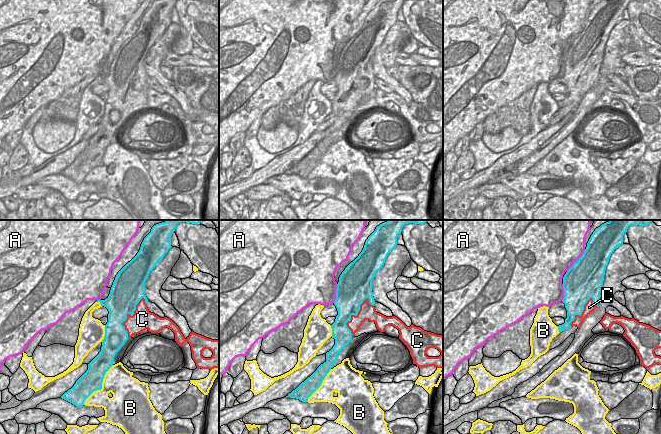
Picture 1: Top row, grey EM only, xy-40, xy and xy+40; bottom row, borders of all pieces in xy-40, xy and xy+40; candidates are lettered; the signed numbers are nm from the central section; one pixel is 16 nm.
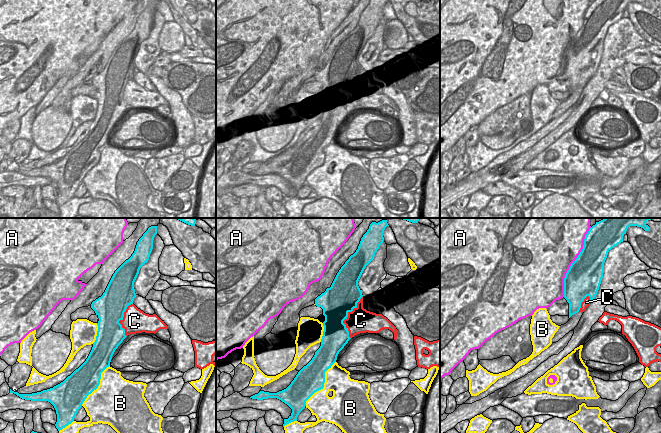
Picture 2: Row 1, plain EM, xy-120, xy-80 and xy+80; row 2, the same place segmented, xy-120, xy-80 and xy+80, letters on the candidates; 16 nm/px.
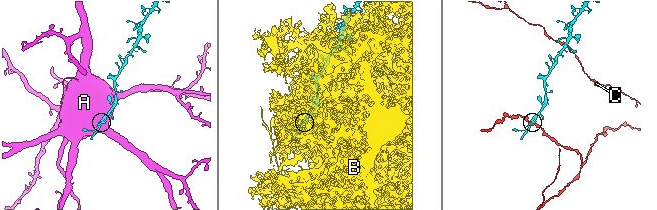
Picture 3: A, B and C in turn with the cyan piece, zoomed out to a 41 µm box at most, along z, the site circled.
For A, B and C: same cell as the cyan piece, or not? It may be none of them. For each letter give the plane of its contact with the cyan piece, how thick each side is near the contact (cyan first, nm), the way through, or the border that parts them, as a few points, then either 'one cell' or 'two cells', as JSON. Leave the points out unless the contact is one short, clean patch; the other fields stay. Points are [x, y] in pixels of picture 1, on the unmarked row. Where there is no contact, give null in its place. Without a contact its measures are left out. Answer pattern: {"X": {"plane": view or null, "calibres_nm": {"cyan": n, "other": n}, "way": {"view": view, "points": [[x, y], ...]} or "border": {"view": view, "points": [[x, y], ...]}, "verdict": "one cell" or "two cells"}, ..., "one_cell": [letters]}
{"A": {"plane": "xy+40", "calibres_nm": {"cyan": 500, "other": 500}, "verdict": "two cells"}, "B": {"plane": "xy-40", "calibres_nm": {"cyan": 340, "other": 380}, "verdict": "two cells"}, "C": {"plane": "xy", "calibres_nm": {"cyan": 400, "other": 220}, "verdict": "two cells"}, "one_cell": []}

